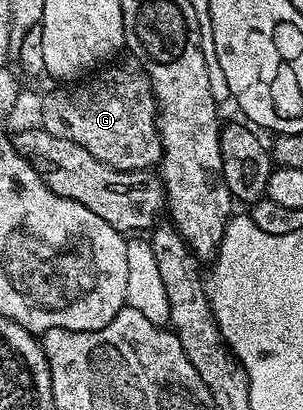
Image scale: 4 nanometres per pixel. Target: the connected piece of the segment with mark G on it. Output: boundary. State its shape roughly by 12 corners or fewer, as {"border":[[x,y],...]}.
{"border":[[140,61],[50,91],[39,125],[110,168],[160,161]]}

